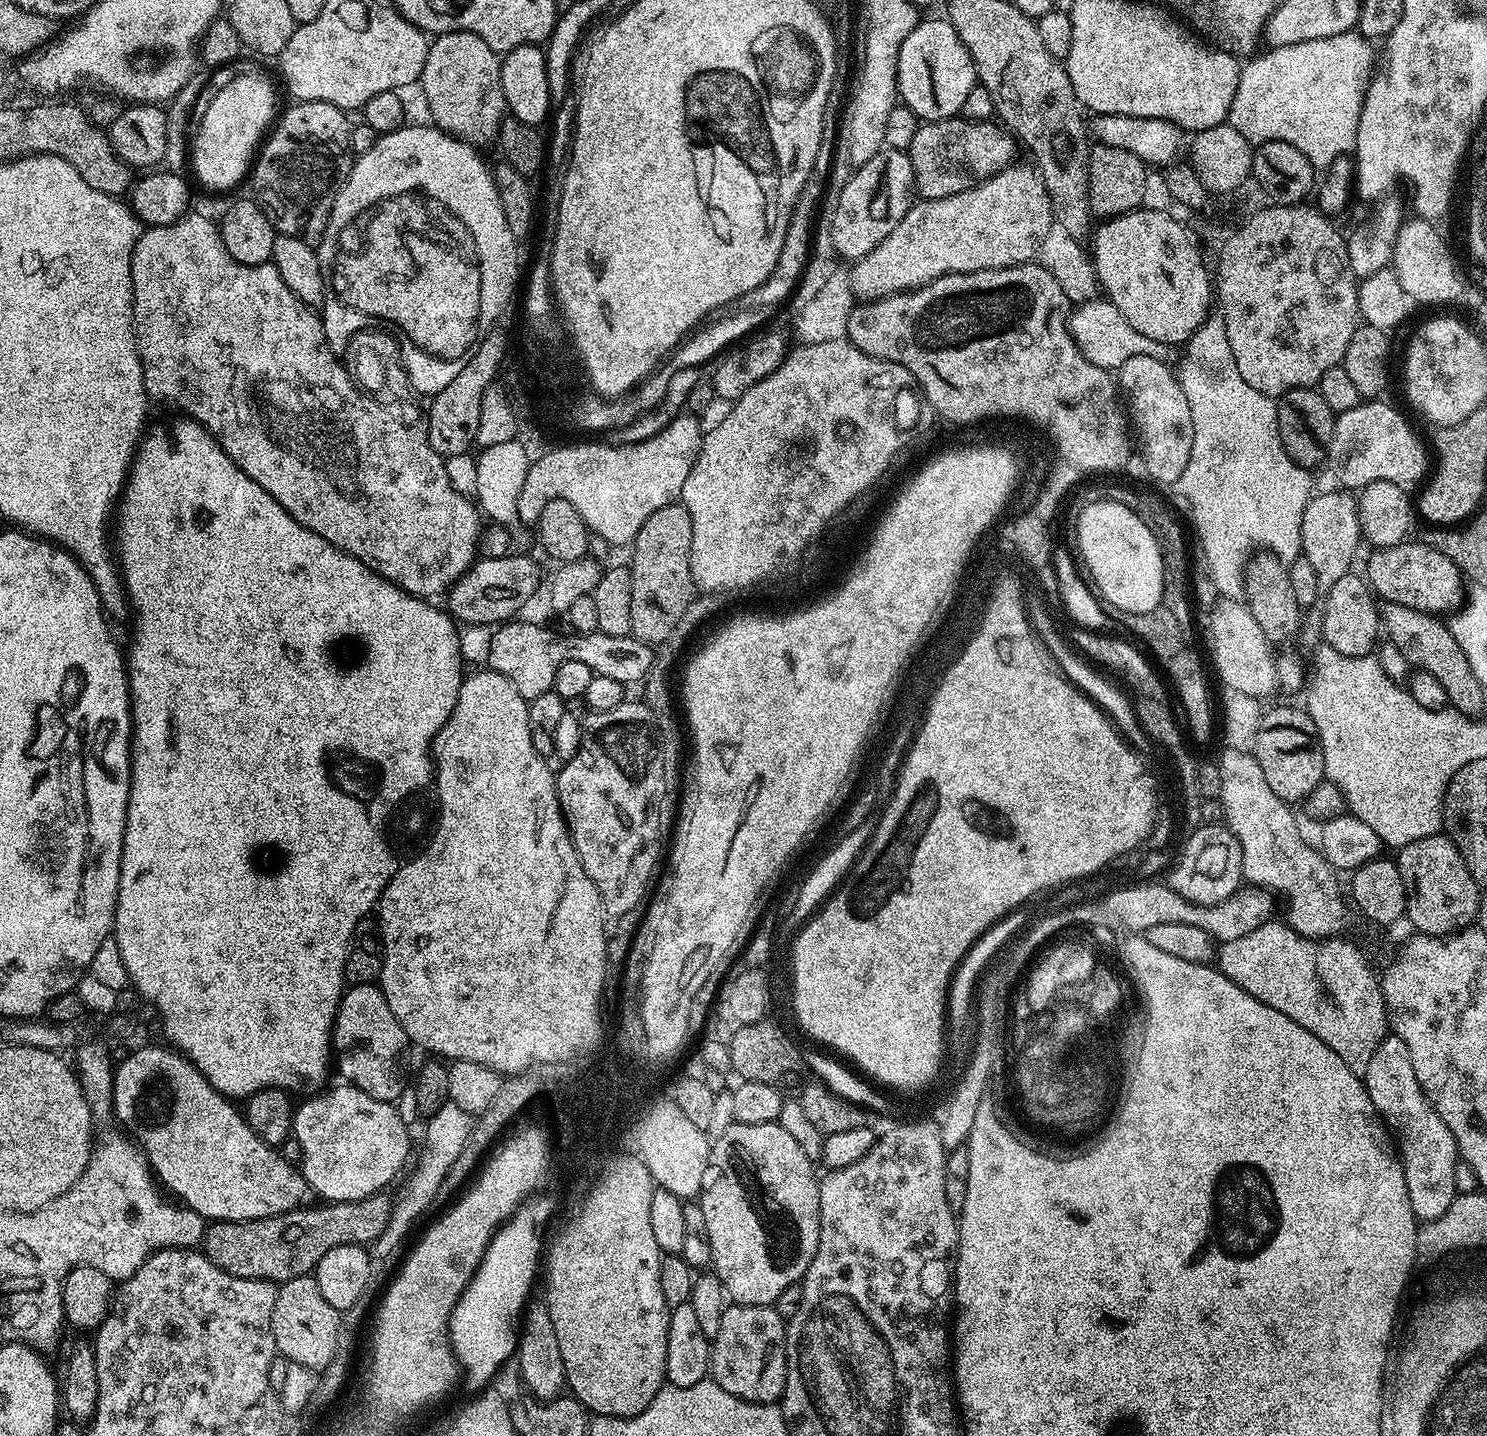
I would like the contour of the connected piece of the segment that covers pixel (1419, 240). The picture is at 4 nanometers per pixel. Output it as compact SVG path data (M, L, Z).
M1412 218L1400 225L1396 244L1393 246L1391 267L1396 273L1402 290L1420 304L1444 304L1461 295L1460 274L1457 261L1448 253L1437 225L1430 220Z

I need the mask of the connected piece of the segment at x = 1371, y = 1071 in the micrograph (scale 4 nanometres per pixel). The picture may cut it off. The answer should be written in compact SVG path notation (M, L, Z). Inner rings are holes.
M1391 1034L1385 1036L1378 1050L1374 1050L1374 1058L1370 1058L1370 1066L1366 1066L1362 1079L1364 1089L1370 1094L1370 1102L1374 1102L1381 1120L1394 1137L1394 1144L1406 1174L1406 1194L1410 1194L1410 1206L1417 1221L1431 1222L1442 1218L1442 1214L1446 1214L1446 1210L1450 1208L1450 1202L1458 1195L1454 1182L1454 1168L1458 1161L1456 1139L1454 1134L1450 1134L1450 1126L1442 1122L1438 1110L1434 1110L1434 1106L1426 1098L1418 1082L1418 1074L1414 1074L1414 1062L1410 1062L1410 1050L1406 1050L1406 1042Z

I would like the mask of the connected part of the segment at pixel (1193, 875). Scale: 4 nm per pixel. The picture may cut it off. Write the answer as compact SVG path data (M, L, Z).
M1205 824L1184 844L1180 861L1166 877L1169 888L1174 889L1182 898L1195 904L1218 904L1229 900L1241 887L1244 880L1242 866L1242 846L1238 838L1224 824Z

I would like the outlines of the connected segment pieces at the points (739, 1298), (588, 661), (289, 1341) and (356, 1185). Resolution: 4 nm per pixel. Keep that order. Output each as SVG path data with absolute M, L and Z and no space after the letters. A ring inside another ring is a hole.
M733 1122L726 1134L715 1137L708 1153L708 1165L706 1174L702 1174L702 1188L698 1197L698 1203L702 1214L706 1214L706 1230L710 1233L710 1250L712 1251L711 1271L722 1282L724 1291L729 1301L738 1304L749 1304L750 1306L775 1305L778 1294L786 1290L786 1286L803 1281L808 1272L810 1262L818 1250L818 1238L820 1237L820 1180L814 1169L814 1162L798 1146L791 1134L782 1130L777 1122L774 1124L737 1124Z
M507 621L493 631L487 661L493 671L510 678L529 702L553 689L553 679L563 662L583 662L593 675L613 679L625 686L645 681L654 665L655 649L632 635L608 635L599 630L560 634L544 626L518 621Z
M315 1275L283 1281L276 1289L272 1315L272 1333L277 1353L289 1364L308 1367L314 1373L320 1373L326 1366L330 1366L330 1358L334 1358L341 1319L341 1312L330 1306L326 1298L322 1298L322 1290L318 1290Z
M347 1082L323 1092L309 1095L312 1097L292 1113L292 1136L301 1147L298 1164L306 1182L317 1197L324 1196L320 1198L328 1202L355 1202L383 1193L408 1160L408 1128L403 1118L389 1101L374 1098Z

